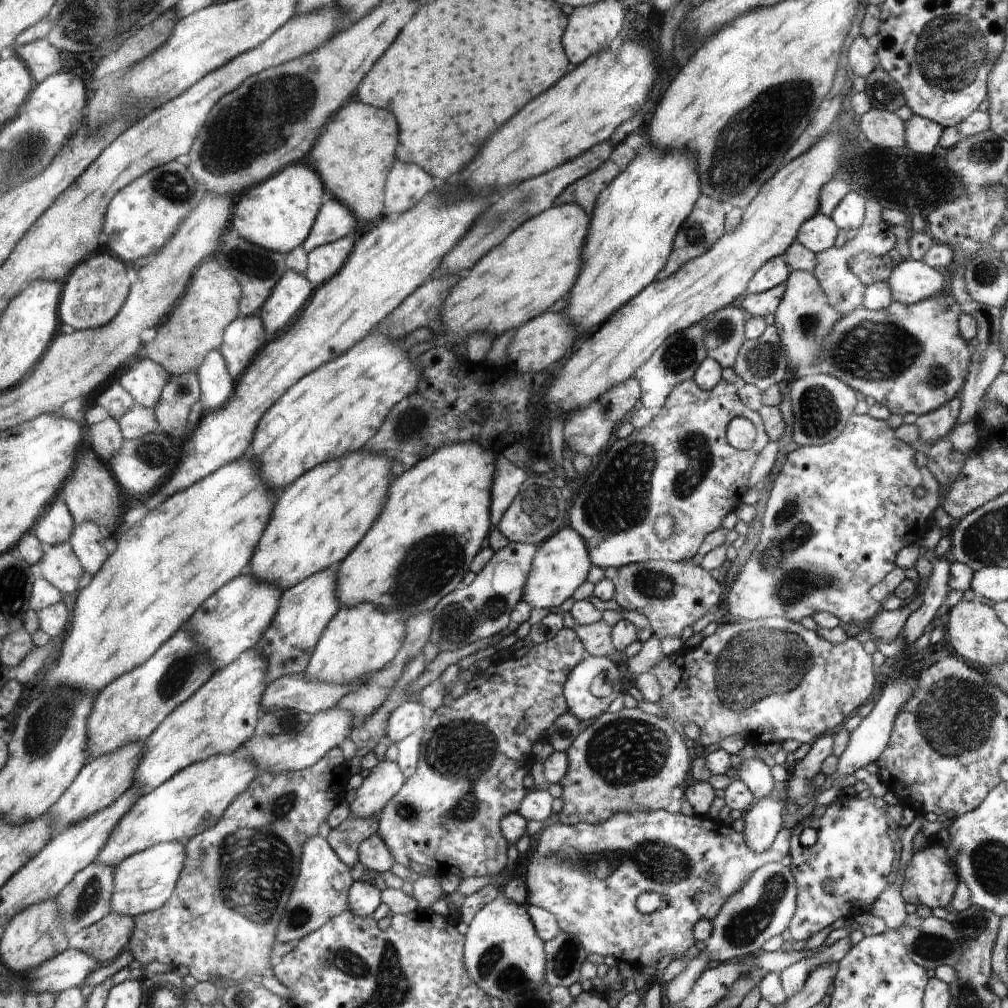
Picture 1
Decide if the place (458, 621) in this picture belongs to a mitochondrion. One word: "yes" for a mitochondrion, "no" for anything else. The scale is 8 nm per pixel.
yes

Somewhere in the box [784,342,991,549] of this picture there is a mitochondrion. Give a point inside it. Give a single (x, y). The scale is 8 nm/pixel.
(819, 415)

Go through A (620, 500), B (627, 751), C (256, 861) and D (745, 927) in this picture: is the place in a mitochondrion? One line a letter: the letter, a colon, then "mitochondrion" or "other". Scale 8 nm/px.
A: mitochondrion
B: mitochondrion
C: mitochondrion
D: mitochondrion

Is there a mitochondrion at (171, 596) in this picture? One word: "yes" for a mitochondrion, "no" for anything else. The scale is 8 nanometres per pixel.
no

